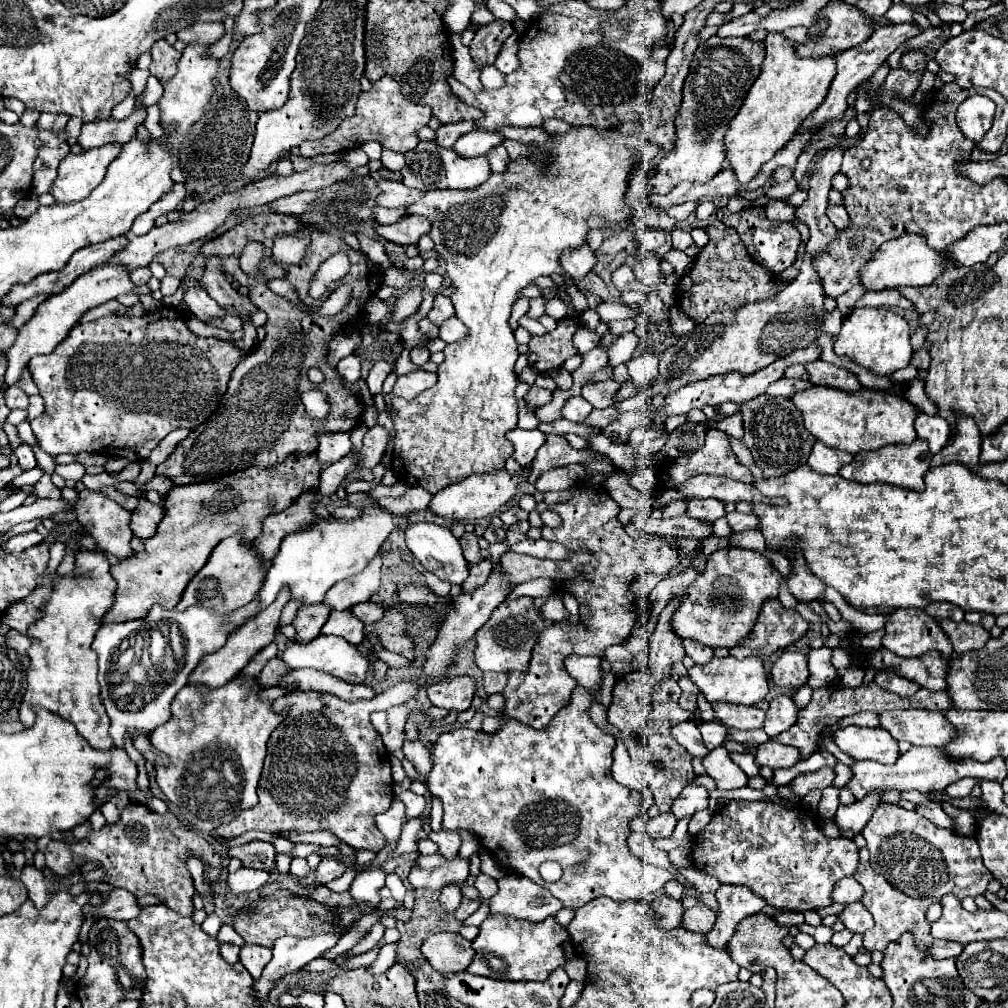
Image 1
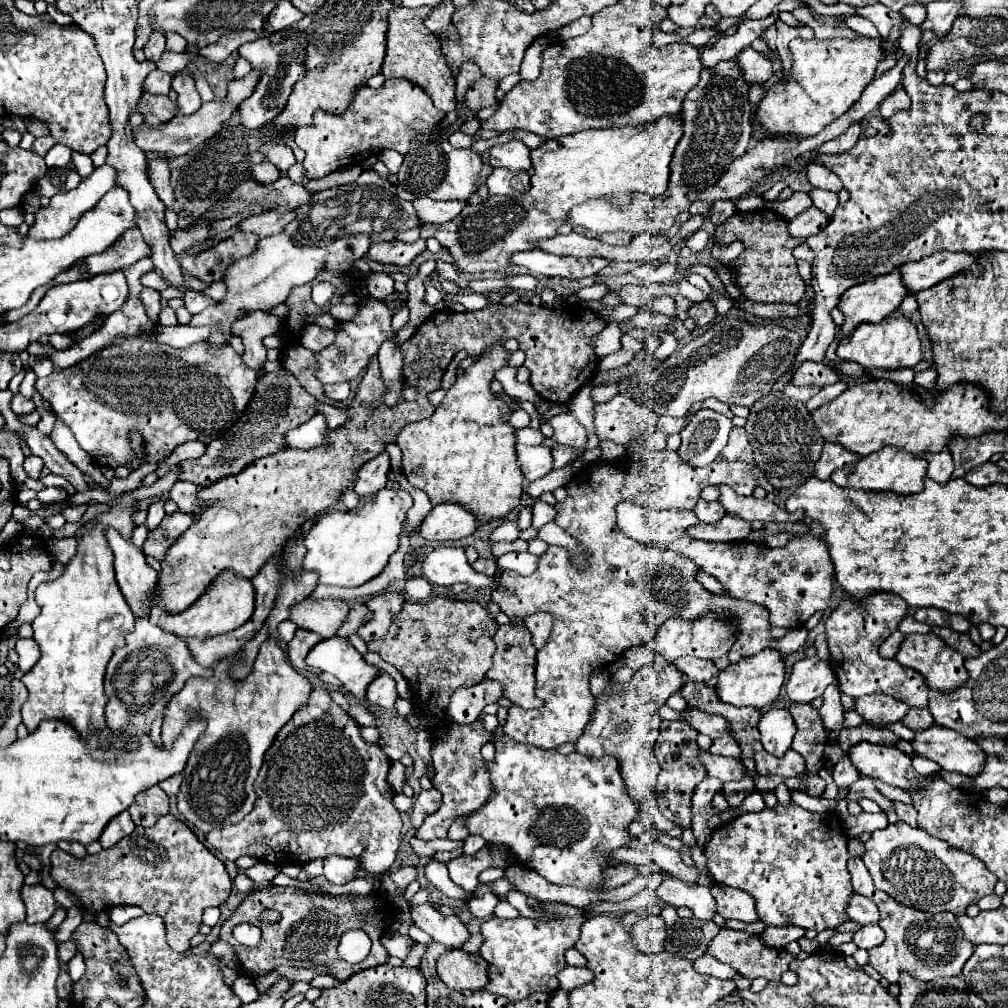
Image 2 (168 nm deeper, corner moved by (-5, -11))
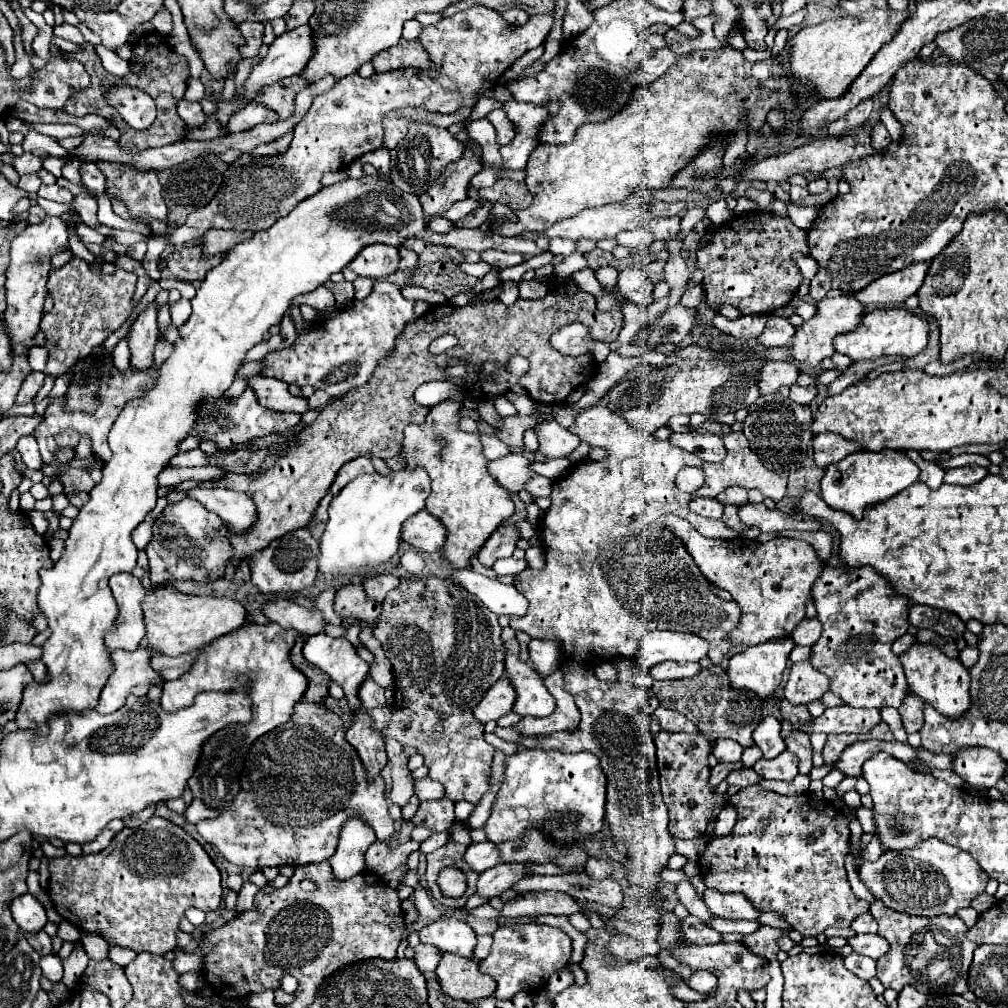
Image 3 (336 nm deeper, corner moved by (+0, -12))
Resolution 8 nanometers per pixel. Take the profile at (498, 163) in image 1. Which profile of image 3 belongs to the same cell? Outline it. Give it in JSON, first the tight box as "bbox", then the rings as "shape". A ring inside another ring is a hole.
{"bbox":[479,180,533,212],"shape":[[[497,180],[491,188],[479,190],[479,196],[491,204],[501,202],[509,206],[513,212],[523,210],[533,202],[533,196],[527,190],[525,182],[515,182],[515,180]]]}

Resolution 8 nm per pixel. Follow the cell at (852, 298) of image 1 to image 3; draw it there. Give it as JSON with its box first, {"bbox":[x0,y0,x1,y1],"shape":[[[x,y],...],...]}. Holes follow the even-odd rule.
{"bbox":[793,296,817,320],"shape":[[[795,296],[793,300],[797,302],[797,314],[799,314],[803,320],[811,320],[811,318],[815,316],[817,308],[815,308],[815,304],[813,304],[813,302],[803,300],[803,298],[799,298],[799,296]]]}

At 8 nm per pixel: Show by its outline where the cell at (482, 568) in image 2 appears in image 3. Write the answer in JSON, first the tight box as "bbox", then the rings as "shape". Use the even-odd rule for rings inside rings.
{"bbox":[479,522,521,566],"shape":[[[503,522],[485,542],[485,546],[481,548],[479,552],[479,562],[483,566],[493,566],[493,562],[499,558],[499,556],[511,556],[515,546],[517,546],[517,540],[521,538],[519,530],[515,524],[511,522]]]}

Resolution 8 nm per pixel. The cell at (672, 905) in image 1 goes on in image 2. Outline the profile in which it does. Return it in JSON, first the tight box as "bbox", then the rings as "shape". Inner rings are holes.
{"bbox":[632,915,666,953],"shape":[[[650,915],[640,923],[632,925],[634,945],[644,953],[660,953],[664,951],[666,939],[666,923],[660,915]]]}

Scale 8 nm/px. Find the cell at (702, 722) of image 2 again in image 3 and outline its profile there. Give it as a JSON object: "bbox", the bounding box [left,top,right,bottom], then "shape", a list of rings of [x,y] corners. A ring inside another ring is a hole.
{"bbox":[651,706,699,734],"shape":[[[659,706],[659,708],[653,712],[651,718],[655,718],[655,720],[661,724],[663,730],[669,730],[669,732],[689,732],[689,734],[699,734],[699,730],[697,730],[695,724],[691,724],[691,722],[685,720],[681,714],[671,712],[671,710],[663,708],[663,706]]]}

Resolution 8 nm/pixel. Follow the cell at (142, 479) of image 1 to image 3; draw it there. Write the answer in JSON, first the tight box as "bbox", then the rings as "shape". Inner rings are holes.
{"bbox":[133,520,153,550],"shape":[[[145,520],[145,522],[141,522],[141,524],[133,530],[133,544],[135,544],[139,550],[145,550],[147,544],[151,542],[151,526],[153,526],[153,522],[151,522],[151,520]]]}

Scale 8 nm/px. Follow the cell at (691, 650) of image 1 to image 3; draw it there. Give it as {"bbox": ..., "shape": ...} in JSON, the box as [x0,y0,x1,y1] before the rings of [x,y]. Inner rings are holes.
{"bbox":[649,661,699,680],"shape":[[[665,661],[657,666],[653,666],[649,670],[649,674],[653,676],[653,680],[677,680],[677,678],[691,678],[699,672],[699,664],[697,662],[673,662]]]}

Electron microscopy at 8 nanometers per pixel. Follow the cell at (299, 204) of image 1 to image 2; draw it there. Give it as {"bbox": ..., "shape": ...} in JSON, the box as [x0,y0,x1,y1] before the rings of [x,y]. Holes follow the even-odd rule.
{"bbox":[238,211,296,237],"shape":[[[266,211],[266,213],[260,213],[260,215],[252,215],[248,219],[244,219],[238,227],[242,231],[252,231],[260,237],[268,237],[268,235],[274,235],[274,233],[282,233],[284,227],[296,217],[294,211],[288,211],[288,213],[276,213],[276,211]]]}

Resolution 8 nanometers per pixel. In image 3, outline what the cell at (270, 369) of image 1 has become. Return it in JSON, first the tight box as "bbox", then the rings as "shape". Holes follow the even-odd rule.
{"bbox":[165,246,223,282],"shape":[[[183,246],[183,248],[177,248],[171,256],[167,256],[165,264],[167,264],[167,270],[179,280],[201,282],[205,274],[221,260],[223,256],[201,258],[201,246]]]}

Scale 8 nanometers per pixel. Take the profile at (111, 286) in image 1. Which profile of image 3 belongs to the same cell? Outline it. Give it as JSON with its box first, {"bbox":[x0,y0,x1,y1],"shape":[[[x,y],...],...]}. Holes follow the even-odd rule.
{"bbox":[159,278,196,300],"shape":[[[163,278],[159,280],[159,285],[164,290],[178,290],[181,296],[188,300],[193,299],[196,295],[196,289],[190,282],[185,282],[178,279],[165,280],[165,278]]]}

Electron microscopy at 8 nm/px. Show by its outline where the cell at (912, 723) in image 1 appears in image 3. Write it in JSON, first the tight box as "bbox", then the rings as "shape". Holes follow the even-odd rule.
{"bbox":[953,748,1005,788],"shape":[[[967,748],[953,756],[953,770],[971,786],[995,788],[1005,774],[1005,760],[987,748]]]}

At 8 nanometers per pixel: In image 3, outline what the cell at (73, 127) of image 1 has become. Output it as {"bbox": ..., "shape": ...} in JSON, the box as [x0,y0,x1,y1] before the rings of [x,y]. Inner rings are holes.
{"bbox":[17,174,41,192],"shape":[[[23,174],[17,186],[23,188],[25,192],[37,192],[39,186],[41,186],[41,182],[39,182],[39,176],[37,174]]]}

